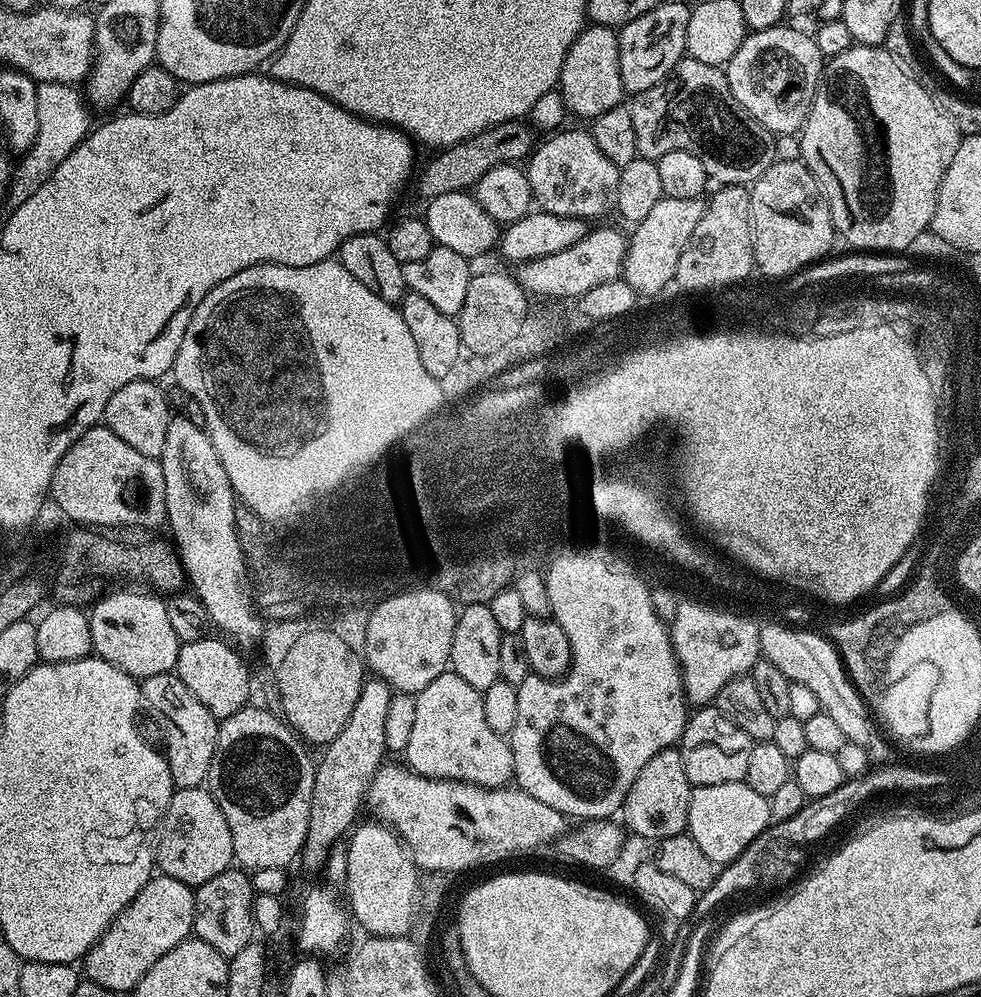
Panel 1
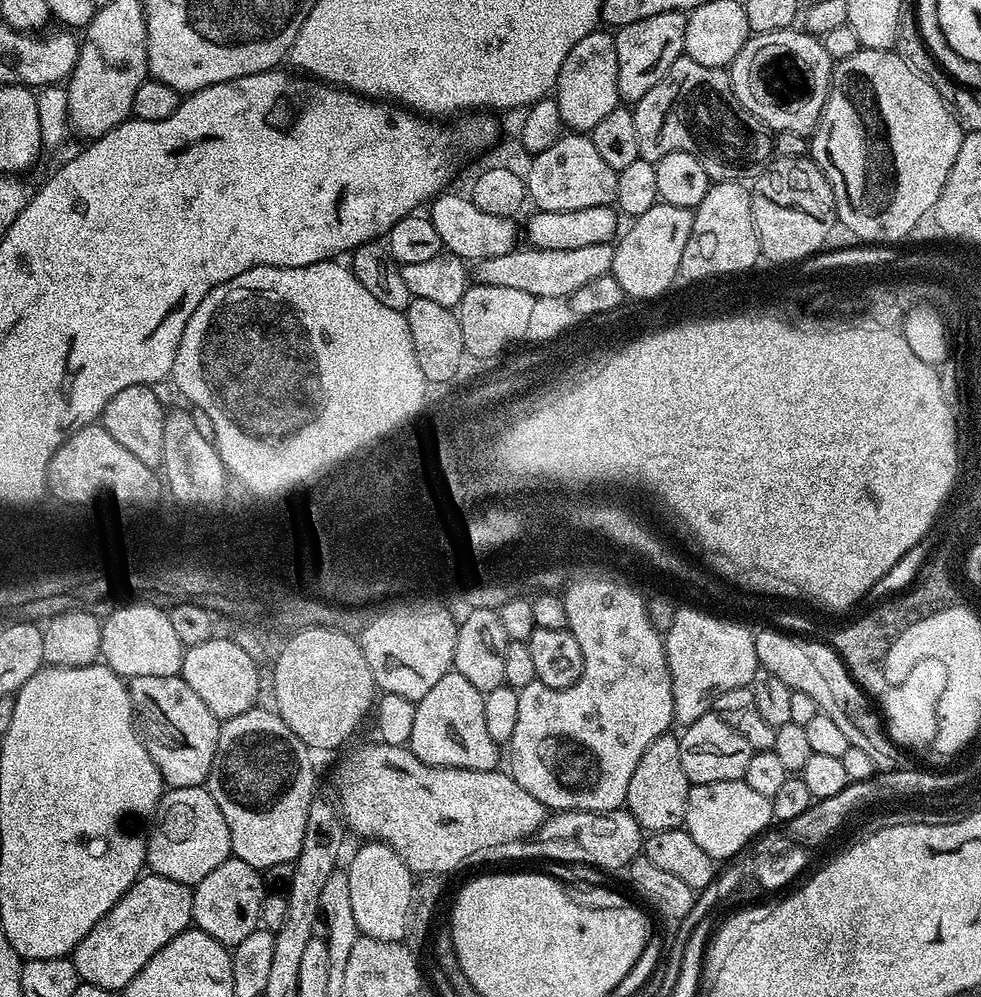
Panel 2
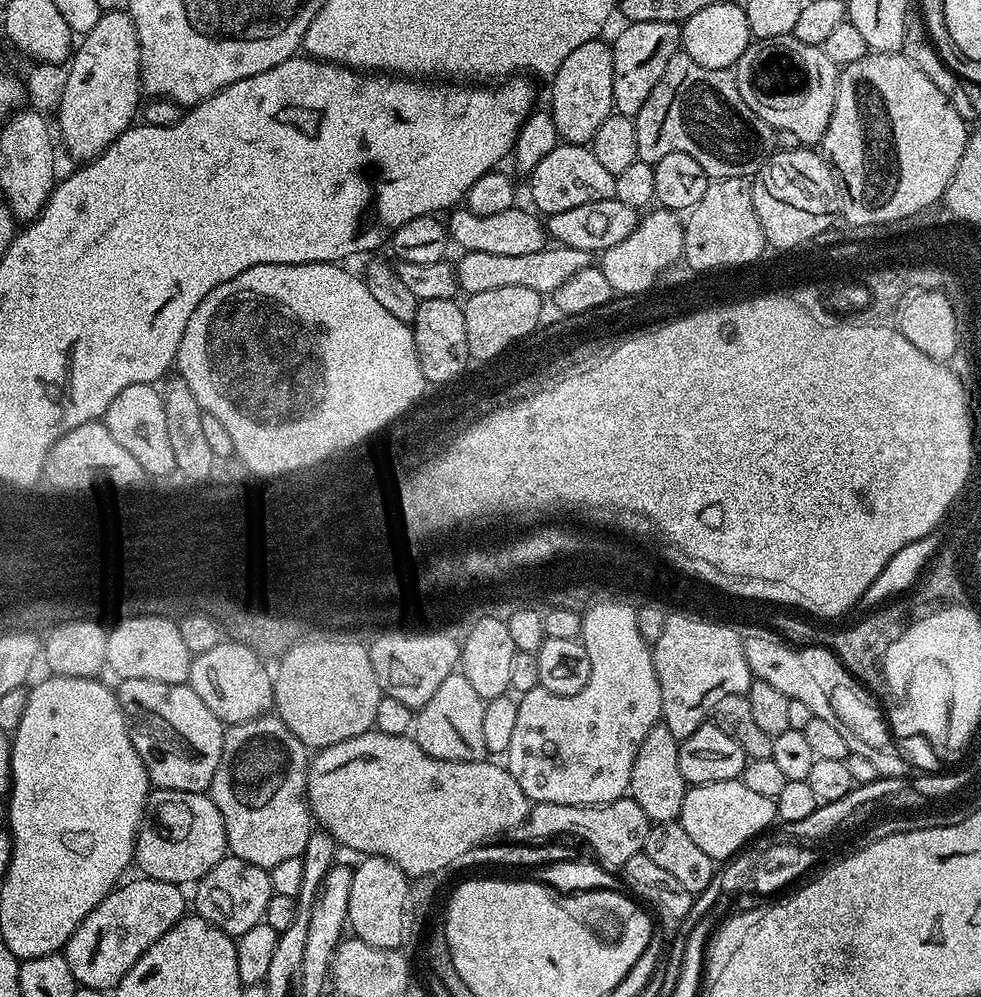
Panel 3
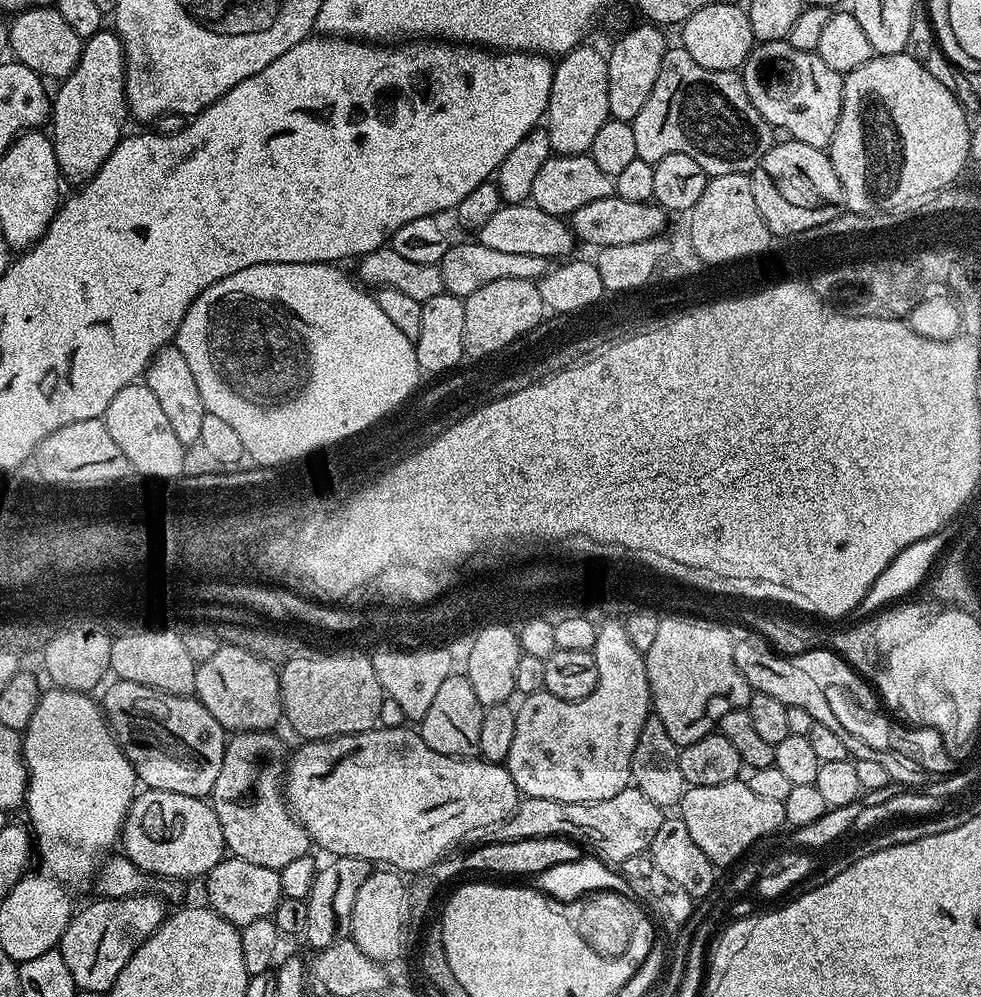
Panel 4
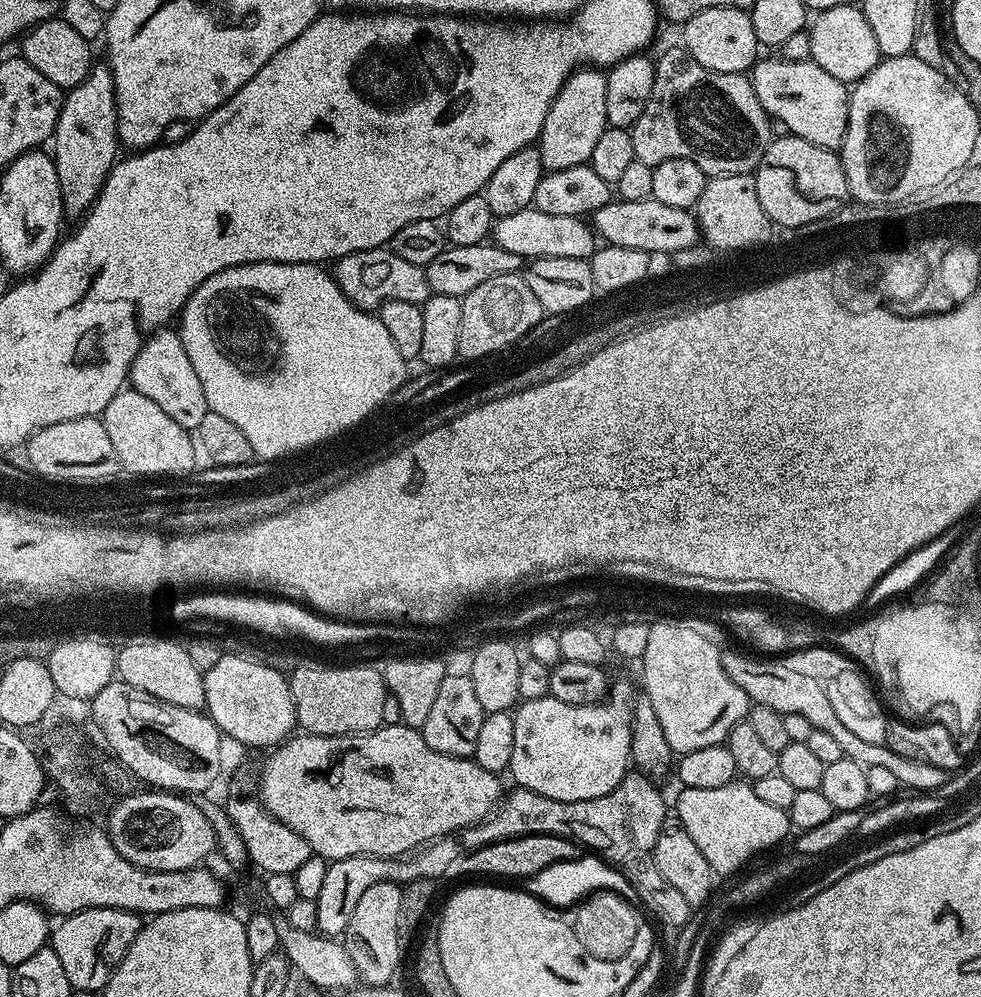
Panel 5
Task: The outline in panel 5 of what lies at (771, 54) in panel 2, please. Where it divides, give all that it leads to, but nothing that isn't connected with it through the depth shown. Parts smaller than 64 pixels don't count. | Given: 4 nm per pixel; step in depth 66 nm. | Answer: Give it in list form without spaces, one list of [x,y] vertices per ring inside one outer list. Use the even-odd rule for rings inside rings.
[[[811,58],[775,59],[757,59],[750,69],[750,79],[754,86],[754,94],[758,94],[758,102],[762,102],[773,121],[781,120],[791,135],[806,142],[814,142],[814,146],[839,149],[846,134],[849,85],[834,78],[834,74],[826,74],[826,70],[822,70],[822,66],[818,66]]]

